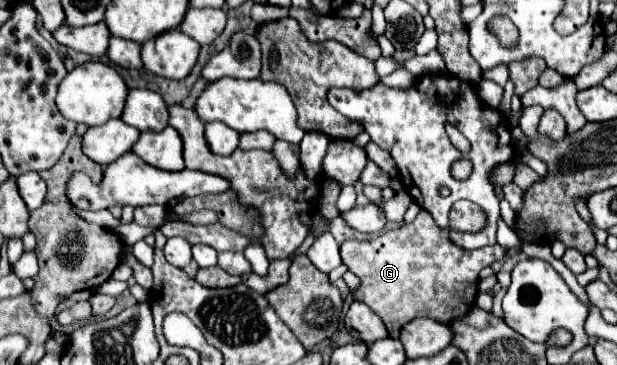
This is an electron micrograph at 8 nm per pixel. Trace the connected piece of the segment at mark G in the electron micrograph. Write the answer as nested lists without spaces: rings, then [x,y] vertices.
[[[421,209],[413,223],[405,223],[403,227],[387,231],[371,241],[345,241],[341,253],[347,267],[361,279],[353,299],[365,303],[377,313],[387,325],[389,337],[399,339],[401,327],[415,317],[429,317],[449,325],[471,311],[477,297],[479,271],[485,265],[503,259],[507,249],[493,245],[463,251],[461,247],[455,247],[455,243],[447,239],[447,231]]]

